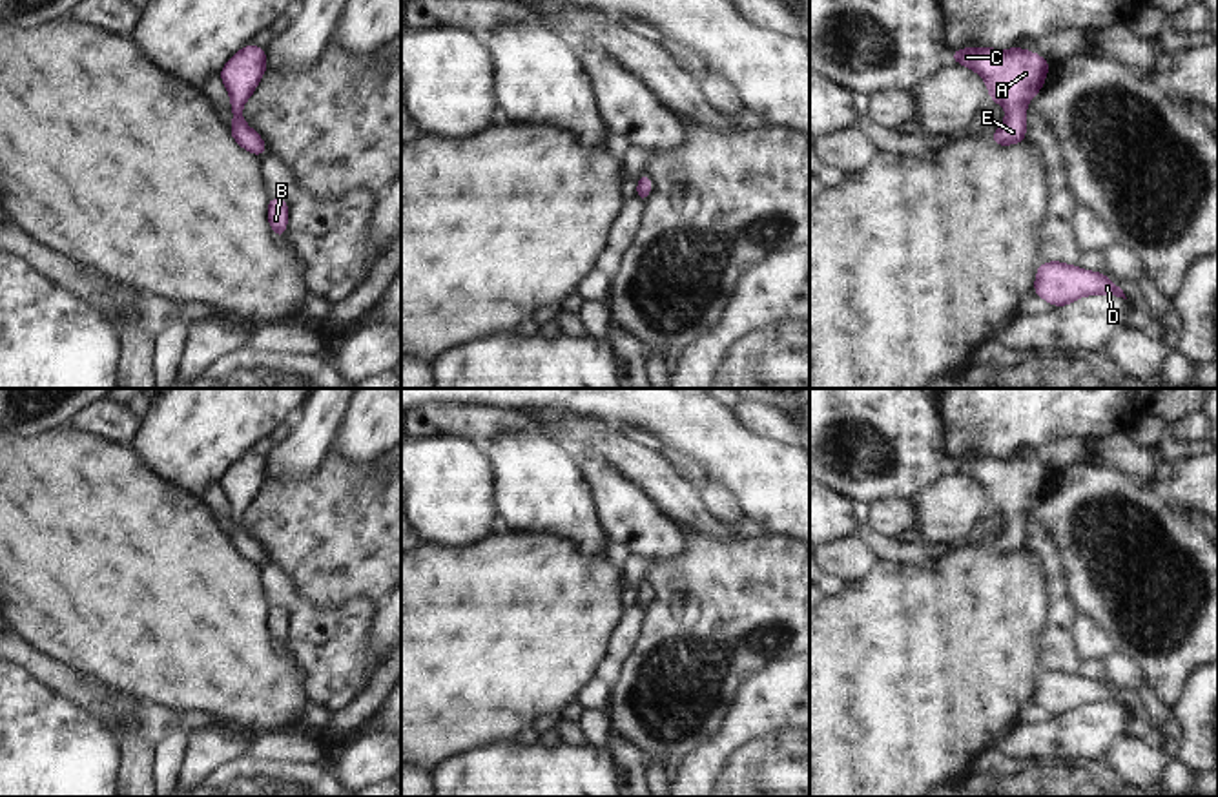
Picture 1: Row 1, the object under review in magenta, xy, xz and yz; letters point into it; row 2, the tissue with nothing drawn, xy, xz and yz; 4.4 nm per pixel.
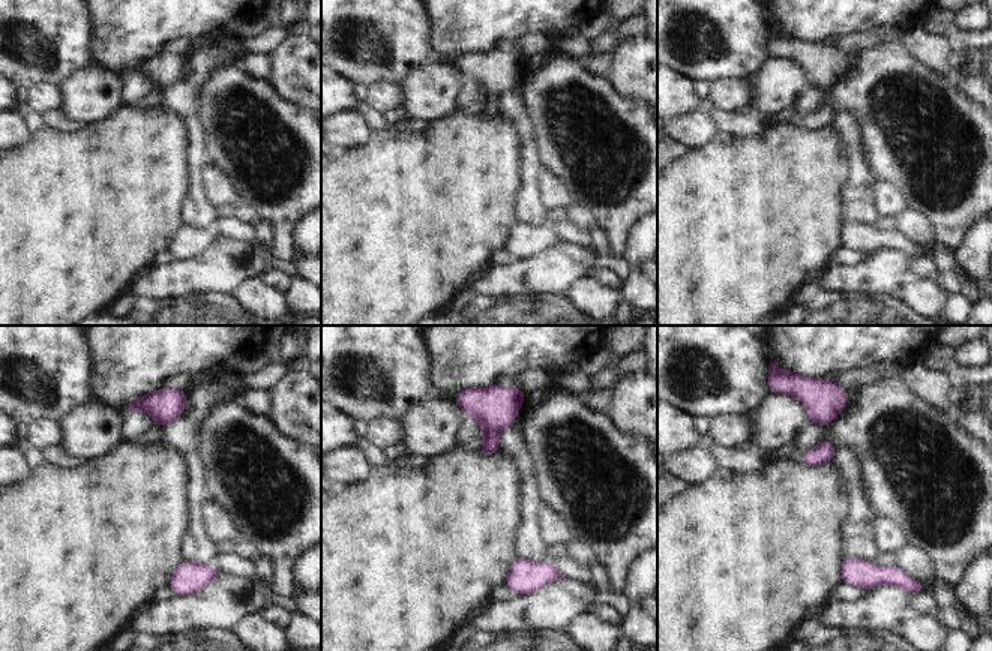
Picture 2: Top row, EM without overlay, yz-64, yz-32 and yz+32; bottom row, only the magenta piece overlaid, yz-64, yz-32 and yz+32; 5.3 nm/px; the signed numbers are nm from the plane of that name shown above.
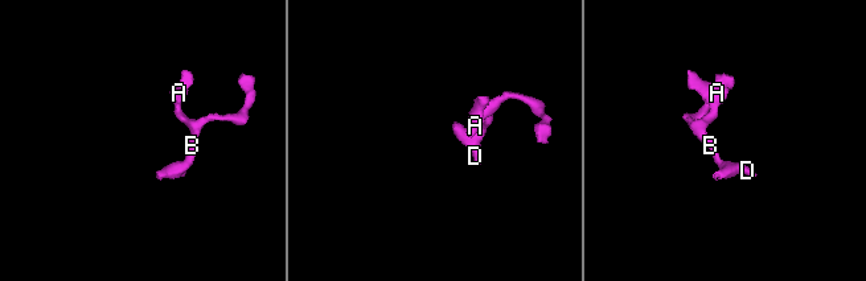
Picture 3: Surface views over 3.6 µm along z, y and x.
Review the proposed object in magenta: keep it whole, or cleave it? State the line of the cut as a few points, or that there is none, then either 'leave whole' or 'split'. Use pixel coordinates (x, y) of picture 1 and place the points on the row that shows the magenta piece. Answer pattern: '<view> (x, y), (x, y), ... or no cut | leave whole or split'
no cut | leave whole

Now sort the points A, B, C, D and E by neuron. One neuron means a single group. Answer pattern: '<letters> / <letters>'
A B C D E

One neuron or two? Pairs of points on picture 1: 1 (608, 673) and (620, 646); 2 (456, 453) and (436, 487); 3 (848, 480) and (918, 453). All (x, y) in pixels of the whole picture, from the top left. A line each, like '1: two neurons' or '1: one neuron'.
1: two neurons
2: one neuron
3: one neuron

